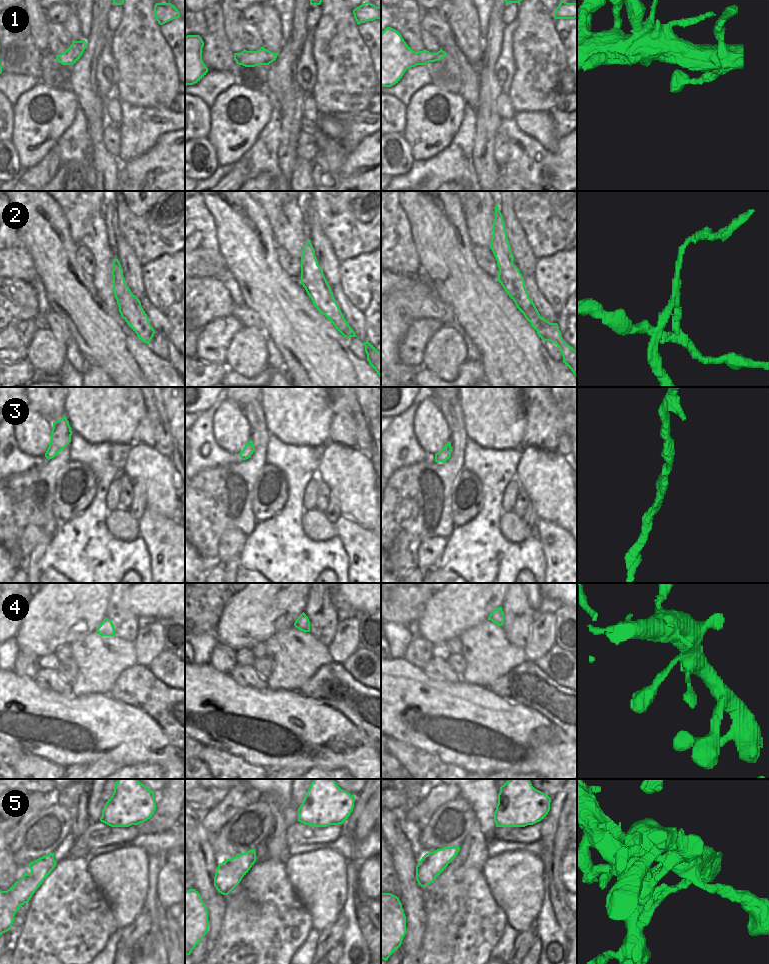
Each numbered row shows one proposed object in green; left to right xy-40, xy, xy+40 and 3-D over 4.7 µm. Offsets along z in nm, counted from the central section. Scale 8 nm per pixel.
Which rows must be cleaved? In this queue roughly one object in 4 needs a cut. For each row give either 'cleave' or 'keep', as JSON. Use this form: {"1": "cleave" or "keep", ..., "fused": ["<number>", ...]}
{"1": "keep", "2": "cleave", "3": "keep", "4": "keep", "5": "keep", "fused": ["2"]}

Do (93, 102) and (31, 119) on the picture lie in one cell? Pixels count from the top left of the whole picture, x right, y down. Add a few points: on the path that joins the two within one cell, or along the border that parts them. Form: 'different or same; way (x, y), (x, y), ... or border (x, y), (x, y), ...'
different; border (70, 88), (77, 100), (78, 106)

